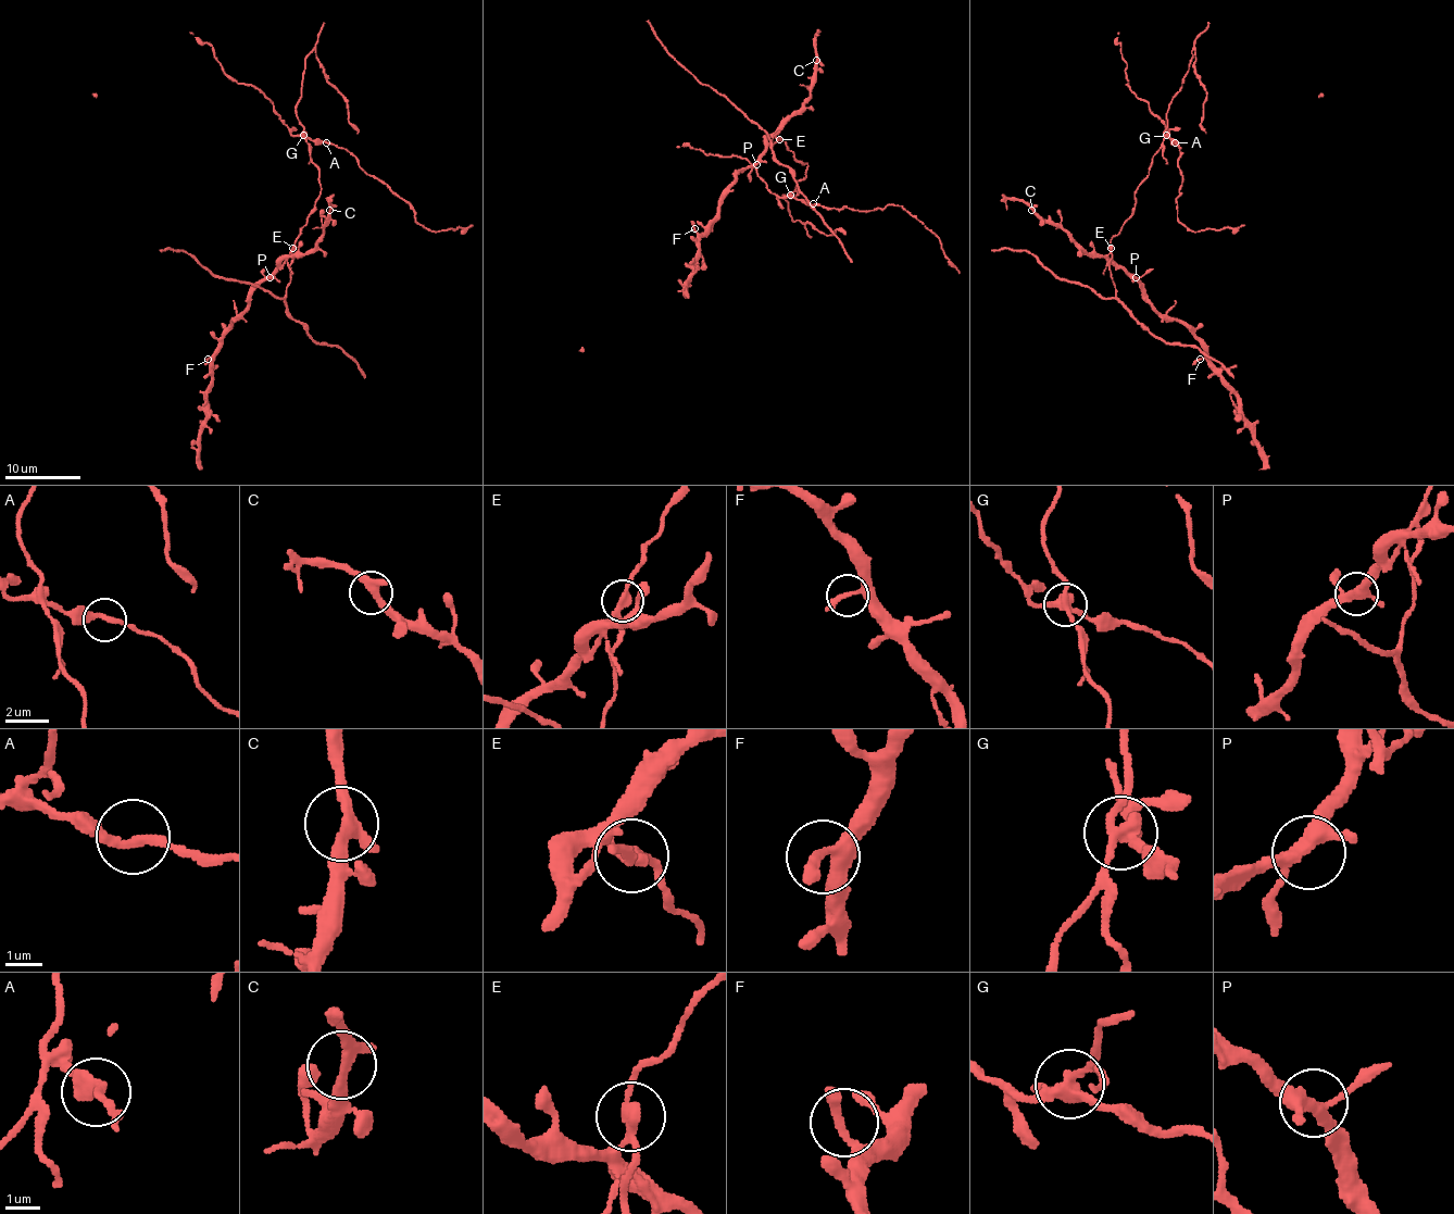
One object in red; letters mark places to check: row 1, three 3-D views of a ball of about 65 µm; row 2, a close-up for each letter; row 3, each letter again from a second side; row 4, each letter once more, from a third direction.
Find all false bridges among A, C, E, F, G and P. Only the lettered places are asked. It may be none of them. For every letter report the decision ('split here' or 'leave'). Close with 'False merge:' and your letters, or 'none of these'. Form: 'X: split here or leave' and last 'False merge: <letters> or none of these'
A: leave
C: leave
E: split here
F: leave
G: split here
P: leave
False merge: E, G

